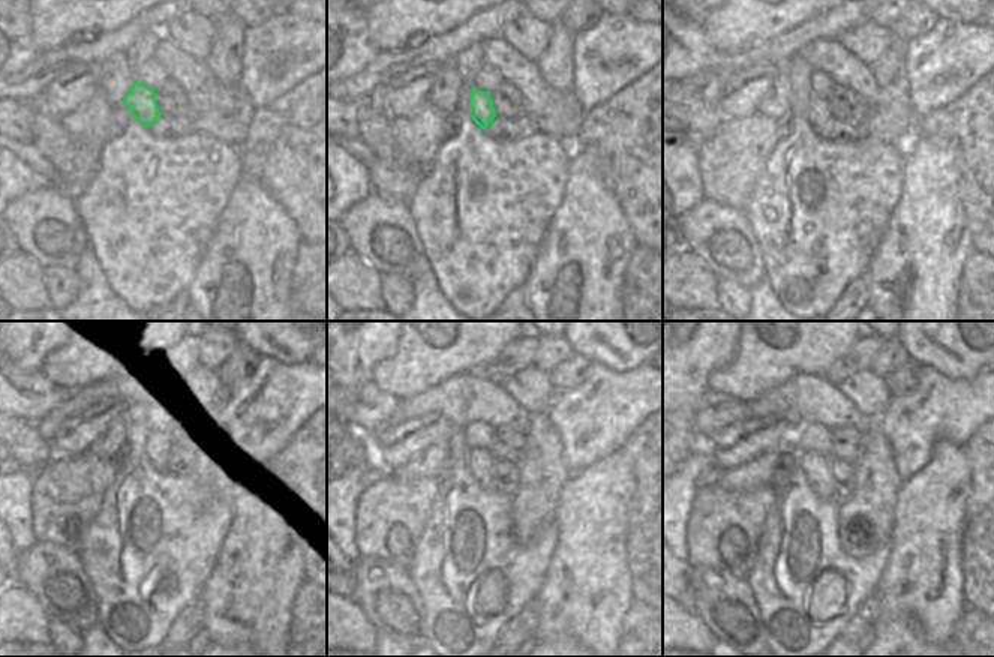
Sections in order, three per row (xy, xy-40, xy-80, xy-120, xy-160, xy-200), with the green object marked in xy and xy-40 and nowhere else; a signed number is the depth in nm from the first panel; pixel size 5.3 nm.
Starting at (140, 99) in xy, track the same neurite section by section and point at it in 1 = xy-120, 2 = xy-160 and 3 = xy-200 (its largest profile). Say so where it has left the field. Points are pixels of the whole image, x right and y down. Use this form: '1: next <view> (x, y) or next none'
1: next xy-120 (156, 450)
2: next xy-160 (480, 461)
3: next xy-200 (816, 467)

